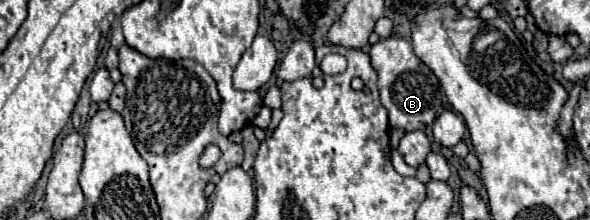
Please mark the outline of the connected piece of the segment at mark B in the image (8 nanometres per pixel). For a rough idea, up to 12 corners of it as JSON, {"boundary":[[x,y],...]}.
{"boundary":[[400,37],[370,47],[392,127],[426,129],[442,111],[436,75]]}

